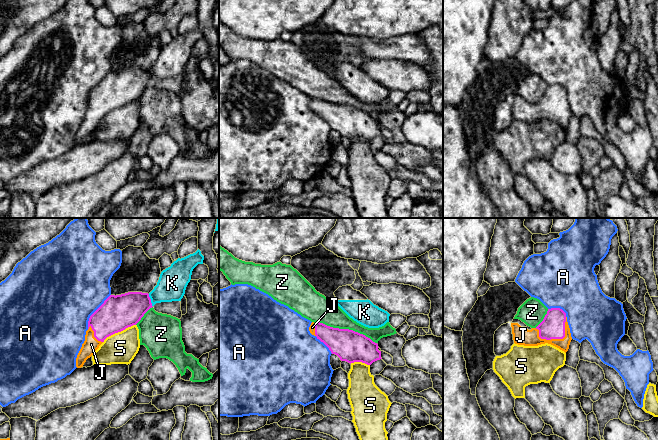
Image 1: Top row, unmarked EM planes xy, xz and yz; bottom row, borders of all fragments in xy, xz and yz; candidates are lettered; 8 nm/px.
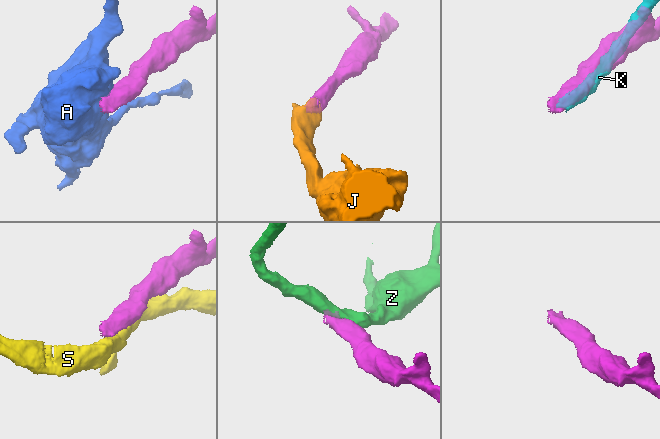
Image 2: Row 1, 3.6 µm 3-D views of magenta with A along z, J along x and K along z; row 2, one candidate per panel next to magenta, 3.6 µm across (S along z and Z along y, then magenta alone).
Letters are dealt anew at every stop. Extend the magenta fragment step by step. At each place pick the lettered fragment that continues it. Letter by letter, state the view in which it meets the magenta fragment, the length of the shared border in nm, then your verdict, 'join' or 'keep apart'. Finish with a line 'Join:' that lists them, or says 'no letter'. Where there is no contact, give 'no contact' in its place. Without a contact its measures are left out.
A: contact in xy; length 340 nm; keep apart
J: contact in yz; length 280 nm; join
K: contact in xy; length 110 nm; join
S: contact in xy; length 300 nm; keep apart
Z: contact in xz; length 500 nm; keep apart
Join: J, K

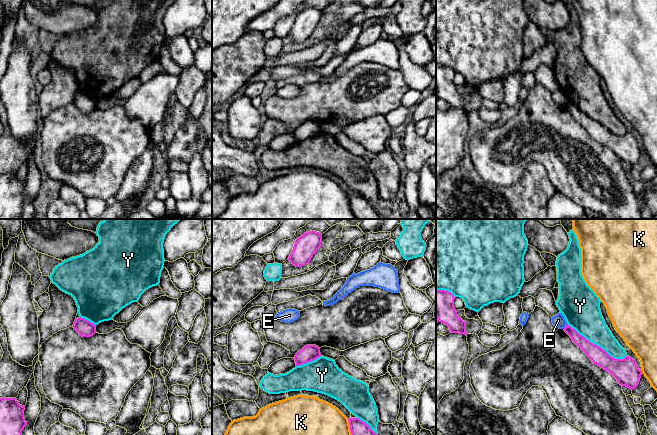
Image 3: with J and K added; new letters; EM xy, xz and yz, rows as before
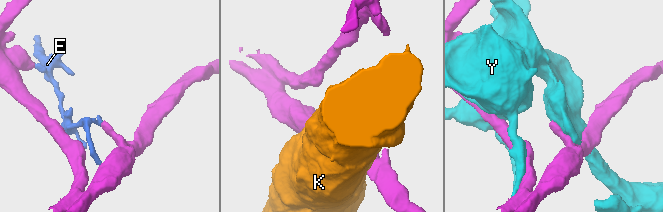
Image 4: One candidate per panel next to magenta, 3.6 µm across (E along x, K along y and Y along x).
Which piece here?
E: contact in yz; length 50 nm; keep apart
K: contact in xz; length 130 nm; keep apart
Y: contact in yz; length 550 nm; keep apart
Join: no letter

